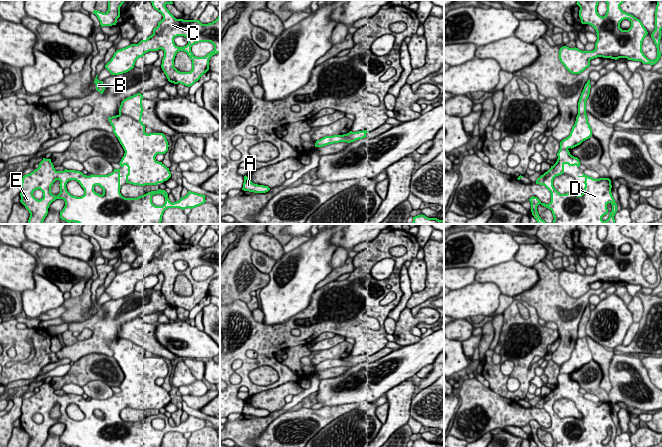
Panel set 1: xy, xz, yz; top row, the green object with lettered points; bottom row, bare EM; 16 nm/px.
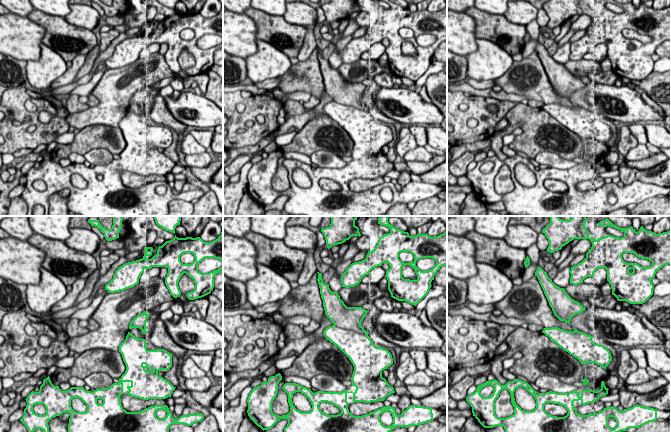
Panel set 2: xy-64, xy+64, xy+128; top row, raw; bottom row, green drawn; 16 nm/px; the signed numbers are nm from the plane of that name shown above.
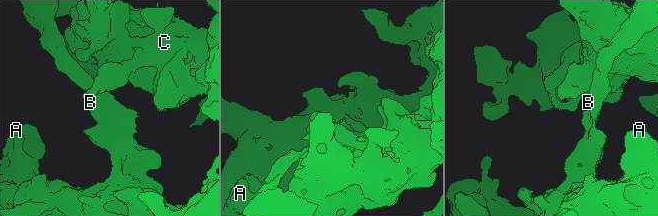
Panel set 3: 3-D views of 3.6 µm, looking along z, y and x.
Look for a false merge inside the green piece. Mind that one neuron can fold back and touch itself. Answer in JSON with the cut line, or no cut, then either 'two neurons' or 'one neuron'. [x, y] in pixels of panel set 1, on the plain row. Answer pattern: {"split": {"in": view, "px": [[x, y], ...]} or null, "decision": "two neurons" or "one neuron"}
{"split": {"in": "xy", "px": [[119, 338], [125, 338], [140, 346]]}, "decision": "two neurons"}

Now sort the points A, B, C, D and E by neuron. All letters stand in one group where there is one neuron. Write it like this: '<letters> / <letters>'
A C D E / B

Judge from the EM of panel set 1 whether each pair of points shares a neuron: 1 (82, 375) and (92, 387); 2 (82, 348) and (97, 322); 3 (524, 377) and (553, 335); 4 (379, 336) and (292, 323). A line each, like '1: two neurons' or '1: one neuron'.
1: two neurons
2: one neuron
3: one neuron
4: one neuron

